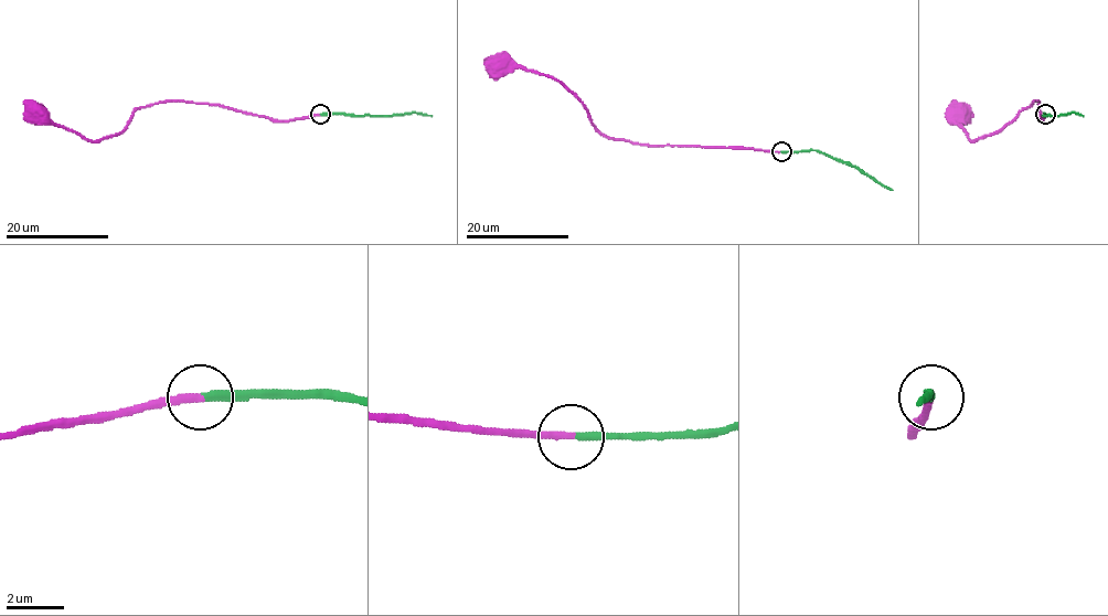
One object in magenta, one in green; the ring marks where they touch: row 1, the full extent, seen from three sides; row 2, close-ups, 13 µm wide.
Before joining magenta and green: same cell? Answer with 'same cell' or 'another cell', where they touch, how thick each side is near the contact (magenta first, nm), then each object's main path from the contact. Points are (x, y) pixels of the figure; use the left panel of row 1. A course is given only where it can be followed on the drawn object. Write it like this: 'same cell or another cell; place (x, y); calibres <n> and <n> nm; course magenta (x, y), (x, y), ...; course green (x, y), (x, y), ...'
same cell; place (320, 114); calibres 280 and 240 nm; course magenta (320, 114), (270, 120), (217, 105), (155, 103), (138, 107), (120, 131), (95, 140), (48, 123), (39, 114); course green (320, 114), (417, 113), (432, 116)

